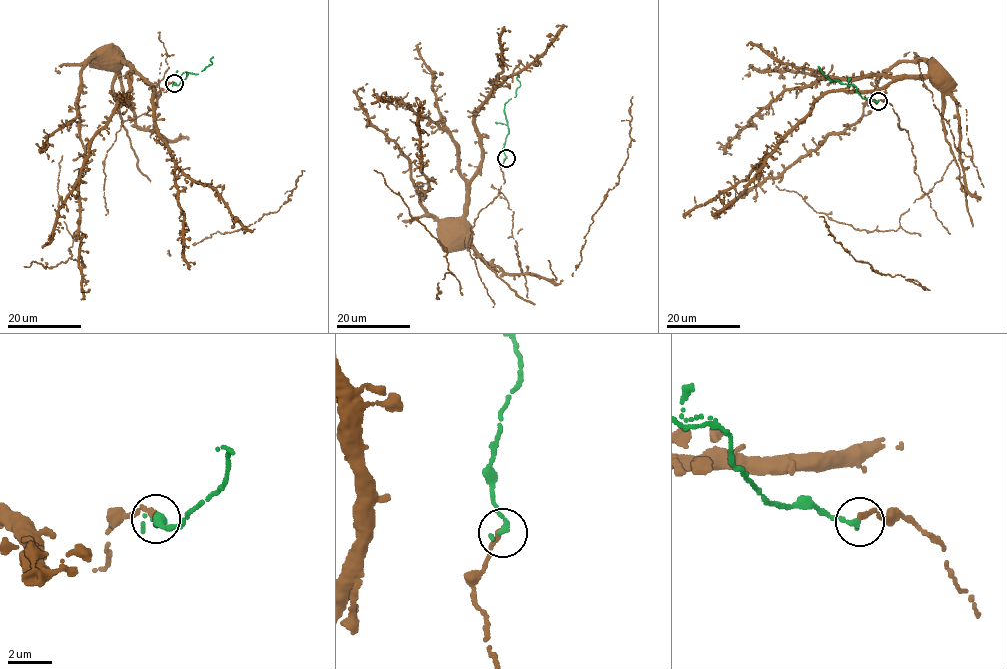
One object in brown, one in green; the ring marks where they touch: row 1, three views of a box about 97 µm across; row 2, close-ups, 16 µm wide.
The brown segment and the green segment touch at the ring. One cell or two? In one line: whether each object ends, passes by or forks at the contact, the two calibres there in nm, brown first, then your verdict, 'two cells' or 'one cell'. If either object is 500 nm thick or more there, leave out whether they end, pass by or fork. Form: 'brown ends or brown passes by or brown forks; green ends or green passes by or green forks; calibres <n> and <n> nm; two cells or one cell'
brown ends; green ends; calibres 280 and 280 nm; one cell

